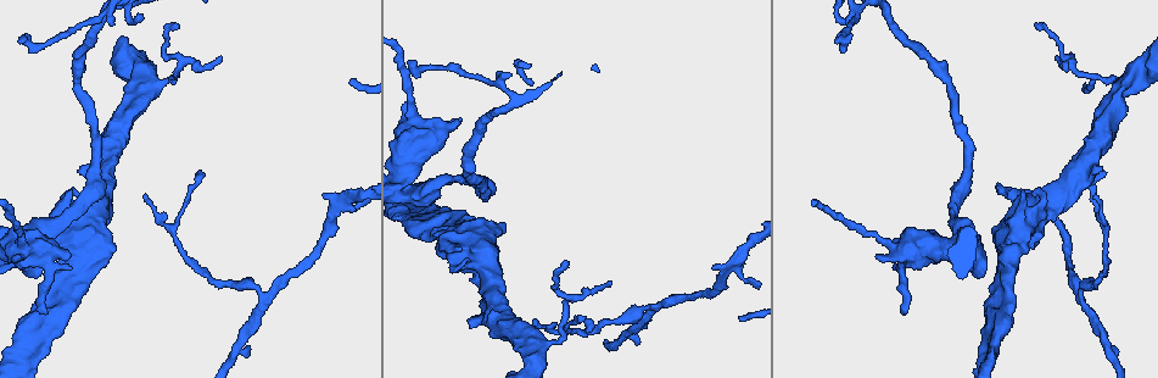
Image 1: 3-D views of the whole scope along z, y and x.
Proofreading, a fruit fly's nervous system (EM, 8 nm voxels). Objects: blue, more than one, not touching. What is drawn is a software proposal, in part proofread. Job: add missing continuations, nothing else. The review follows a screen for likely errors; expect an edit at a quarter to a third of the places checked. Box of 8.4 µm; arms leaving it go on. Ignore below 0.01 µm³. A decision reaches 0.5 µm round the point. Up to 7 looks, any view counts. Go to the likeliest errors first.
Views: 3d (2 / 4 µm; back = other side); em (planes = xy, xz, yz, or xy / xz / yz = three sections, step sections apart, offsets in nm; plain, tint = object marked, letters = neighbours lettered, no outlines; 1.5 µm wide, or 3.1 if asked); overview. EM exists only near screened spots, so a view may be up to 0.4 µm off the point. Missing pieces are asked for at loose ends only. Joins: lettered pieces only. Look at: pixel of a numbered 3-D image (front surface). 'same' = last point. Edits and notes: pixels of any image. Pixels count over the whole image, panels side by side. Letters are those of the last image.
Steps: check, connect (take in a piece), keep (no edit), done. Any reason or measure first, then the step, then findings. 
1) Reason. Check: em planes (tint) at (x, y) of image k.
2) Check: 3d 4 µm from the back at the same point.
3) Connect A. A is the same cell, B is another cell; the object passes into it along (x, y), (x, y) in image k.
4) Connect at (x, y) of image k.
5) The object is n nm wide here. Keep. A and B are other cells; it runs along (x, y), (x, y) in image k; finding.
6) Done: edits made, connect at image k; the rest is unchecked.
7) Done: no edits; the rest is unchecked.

Stops while still wide. Check: 3d 4 µm at (979, 275) of image 1.

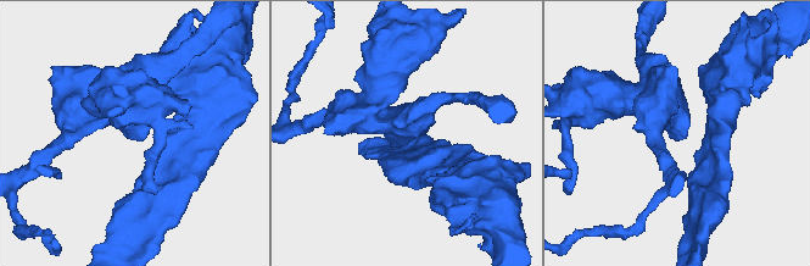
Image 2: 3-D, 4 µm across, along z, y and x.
Check: em planes (letters) at (136, 141) of image 2.

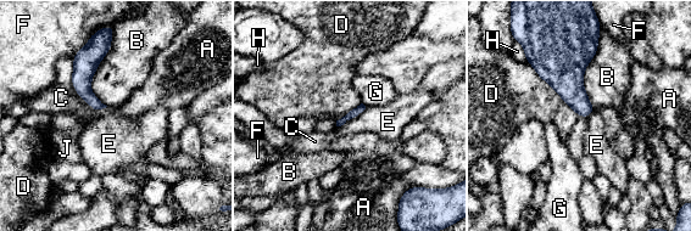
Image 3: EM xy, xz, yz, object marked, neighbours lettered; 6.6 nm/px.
The longest contact is with D, 500 nm. Keep. A, B, C, D, E, F, G, H and J are other cells; no lettered piece goes on from it.

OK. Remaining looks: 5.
Free end. Check: em yz step 8 (letters) at (80, 171) of image 1.

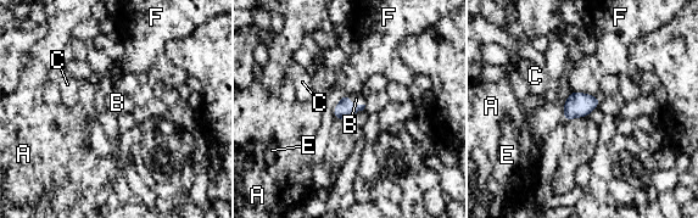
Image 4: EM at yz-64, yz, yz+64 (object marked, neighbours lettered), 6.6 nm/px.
Connect at (356, 99) of image 4. B is the same cell, A, C, E and F are other cells; the neuron continues.

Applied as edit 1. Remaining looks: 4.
Free end. Check: 3d 2 µm at (590, 327) of image 1.

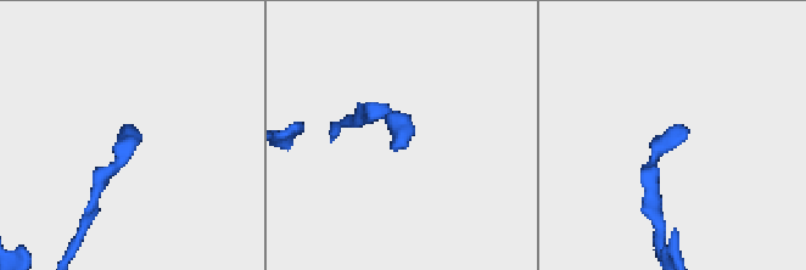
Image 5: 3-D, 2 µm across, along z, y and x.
Check: em yz step 8 (letters) at (678, 126) of image 5.

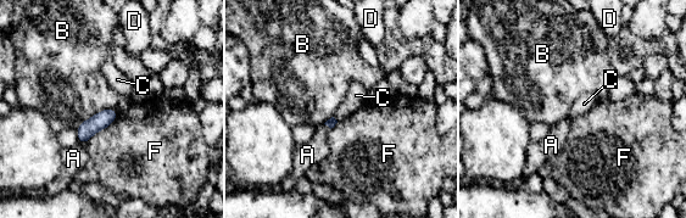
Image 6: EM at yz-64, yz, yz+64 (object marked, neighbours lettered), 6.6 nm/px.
Keep. A, B, C, D and F are other cells; a border runs along (117, 111), (104, 108), (76, 128) in image 6; no lettered piece goes on from it.

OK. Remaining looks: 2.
Done: edits made, connect at image 4; the rest is unchecked.

